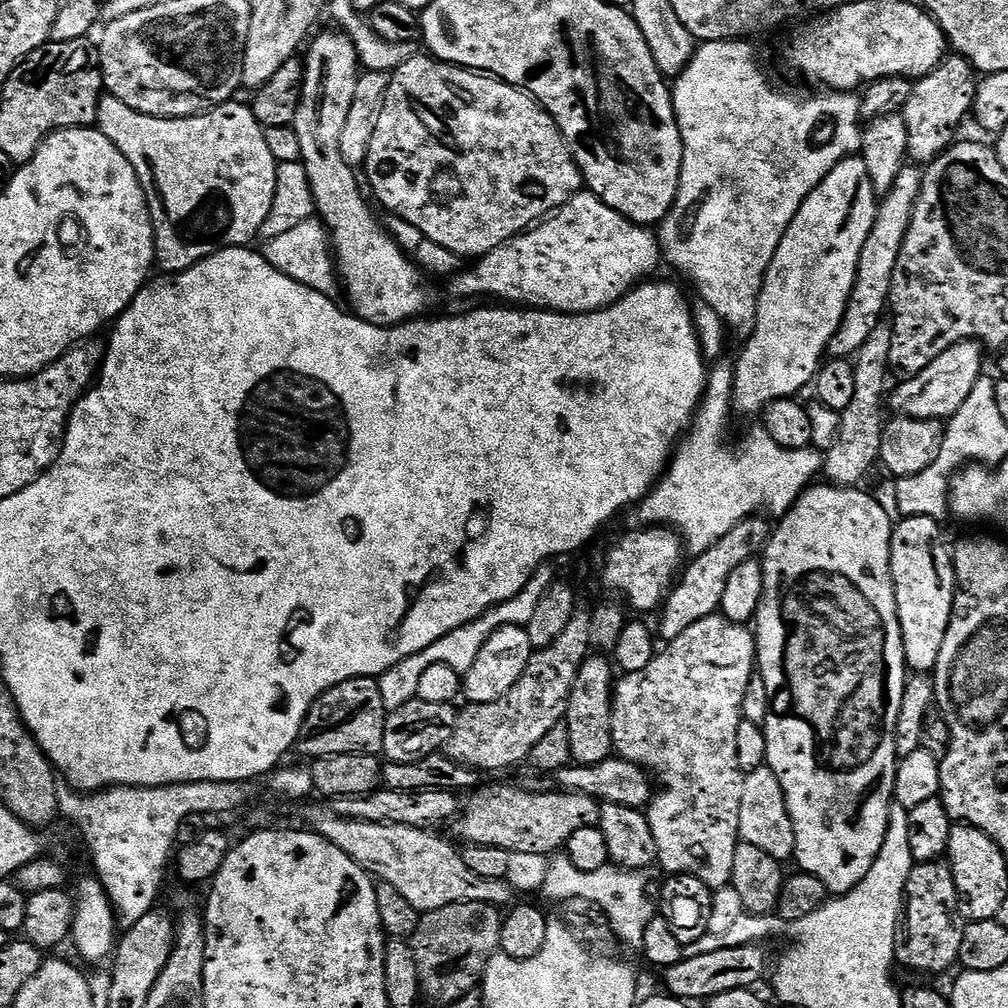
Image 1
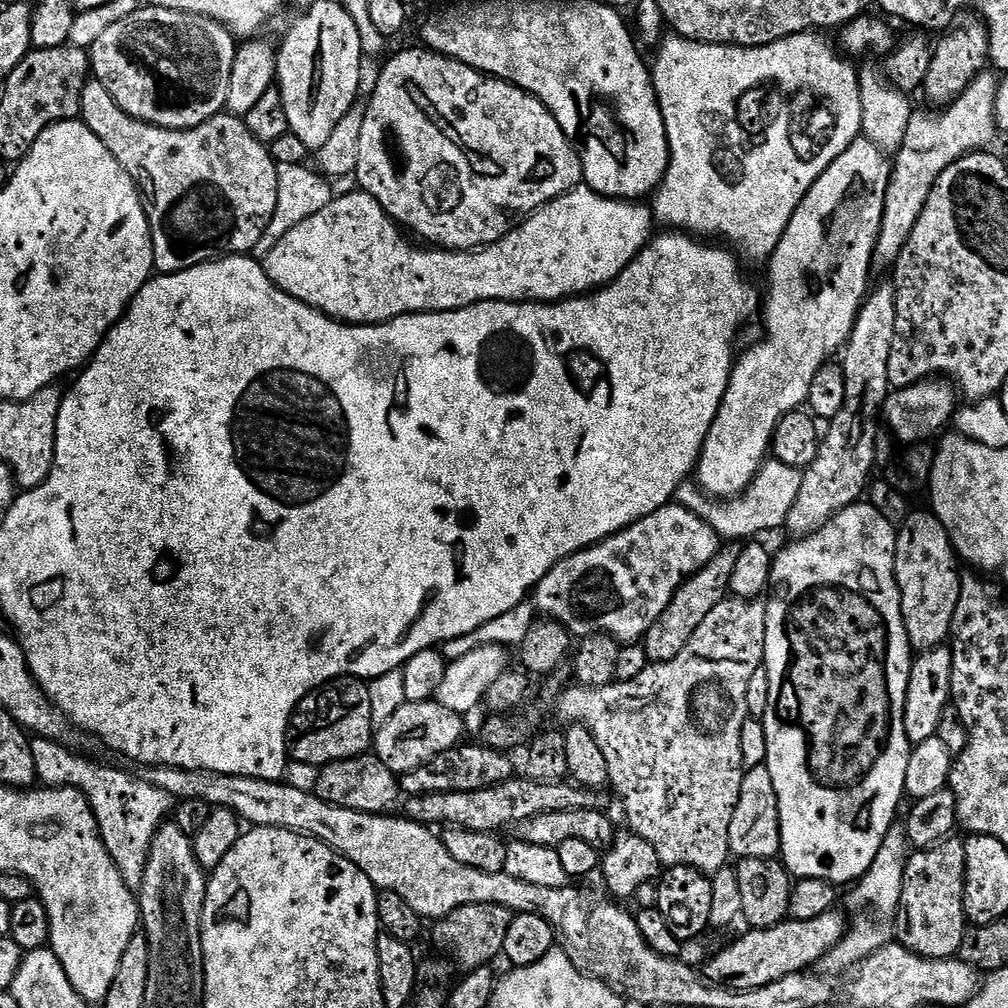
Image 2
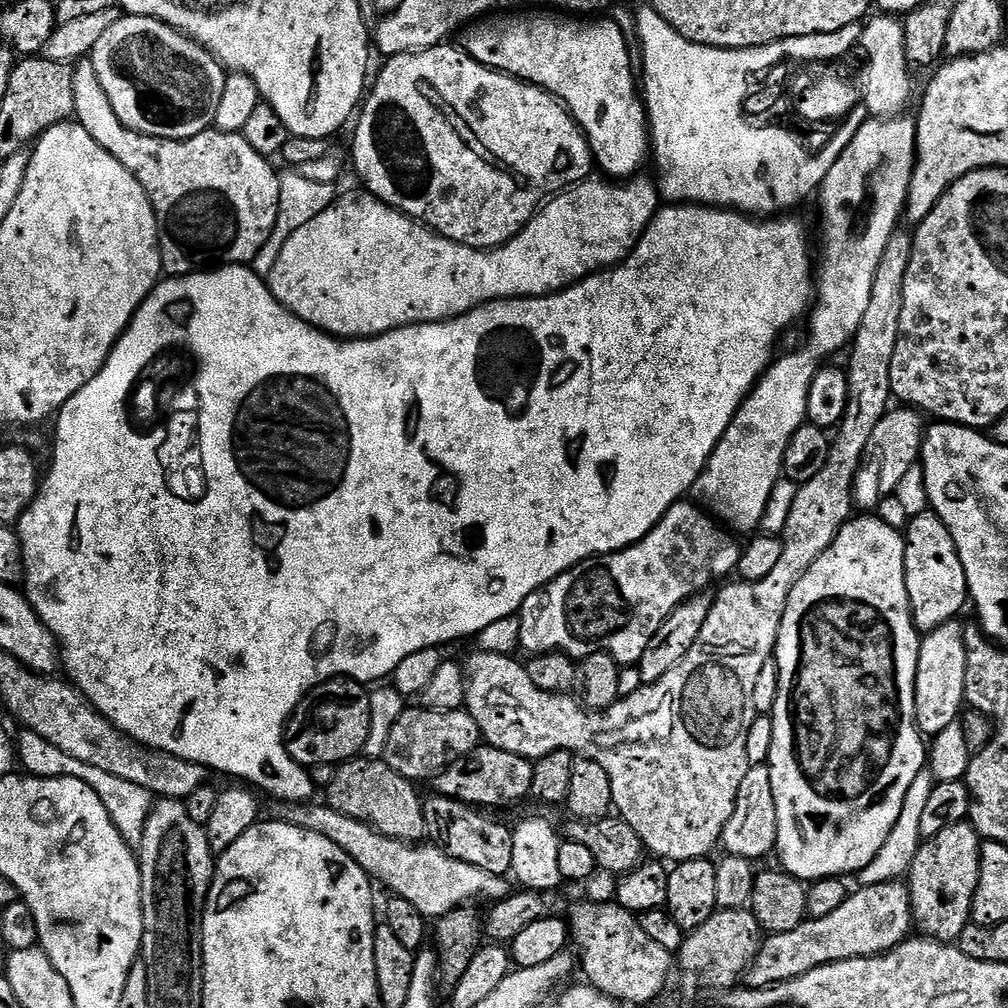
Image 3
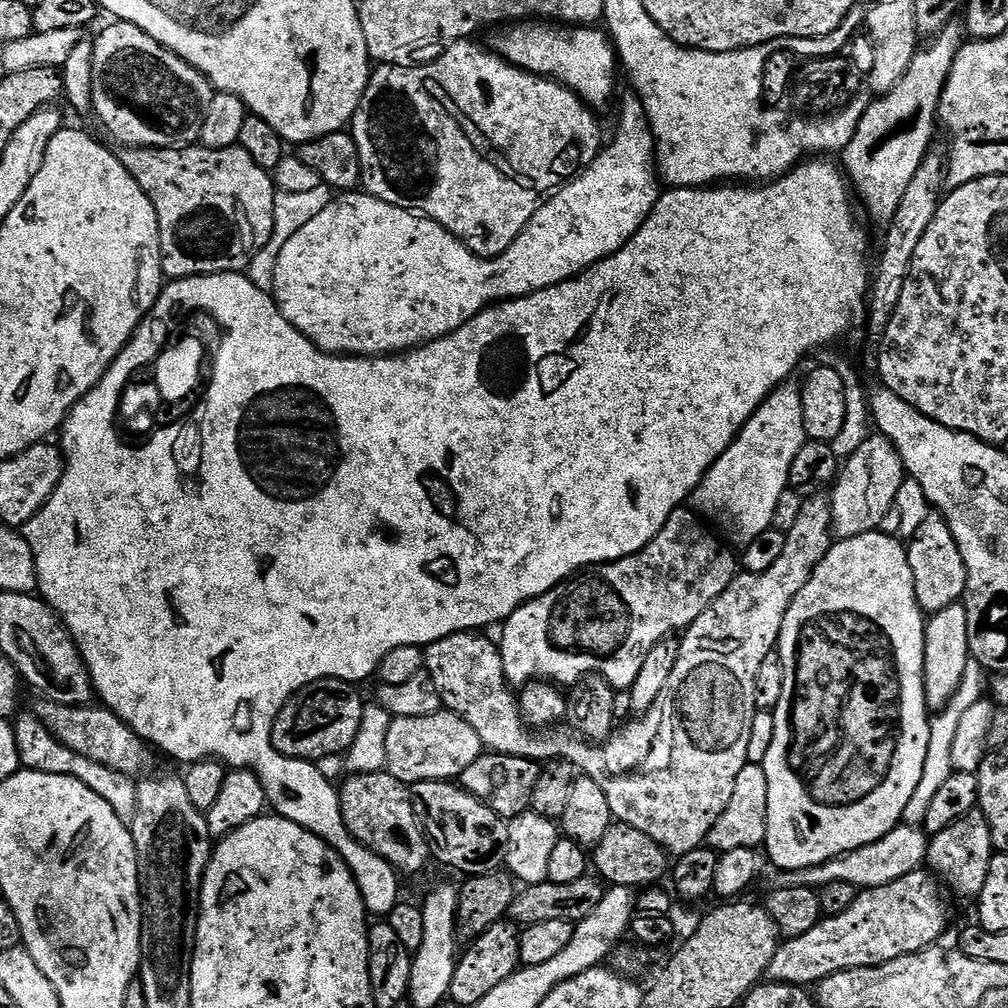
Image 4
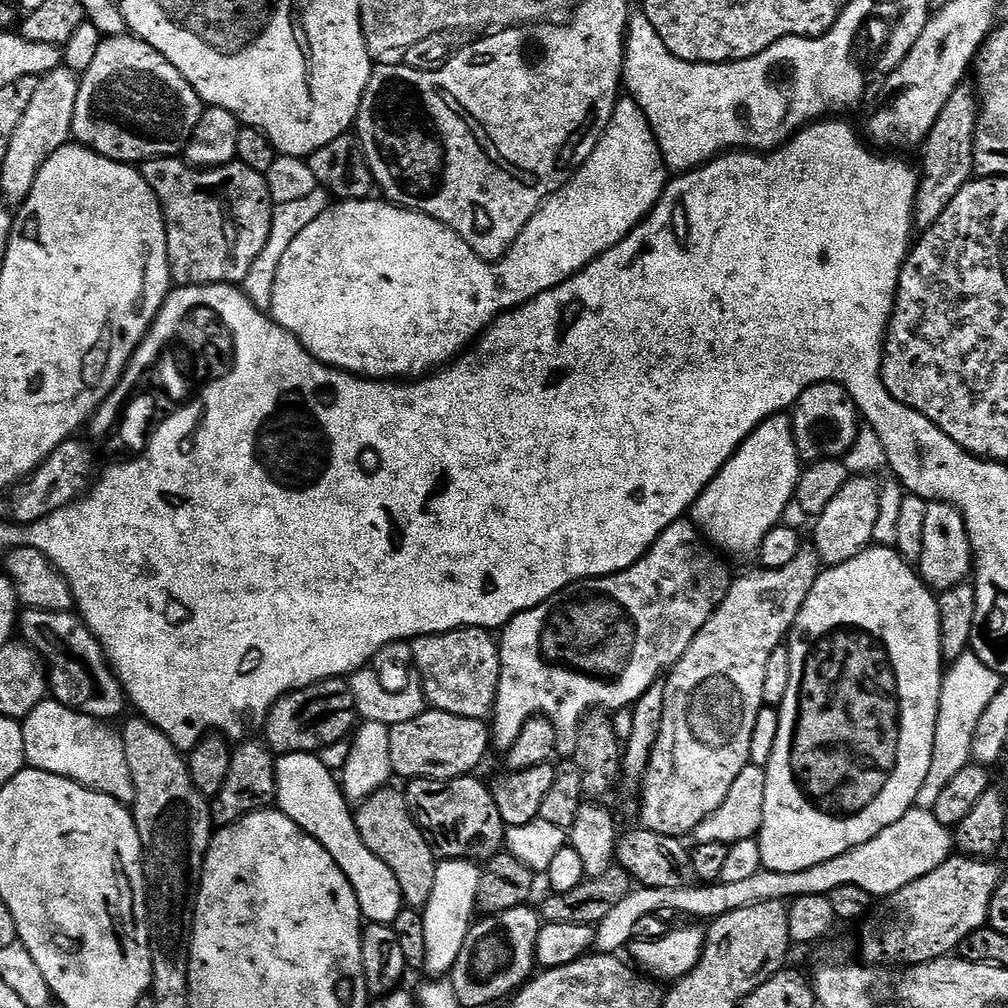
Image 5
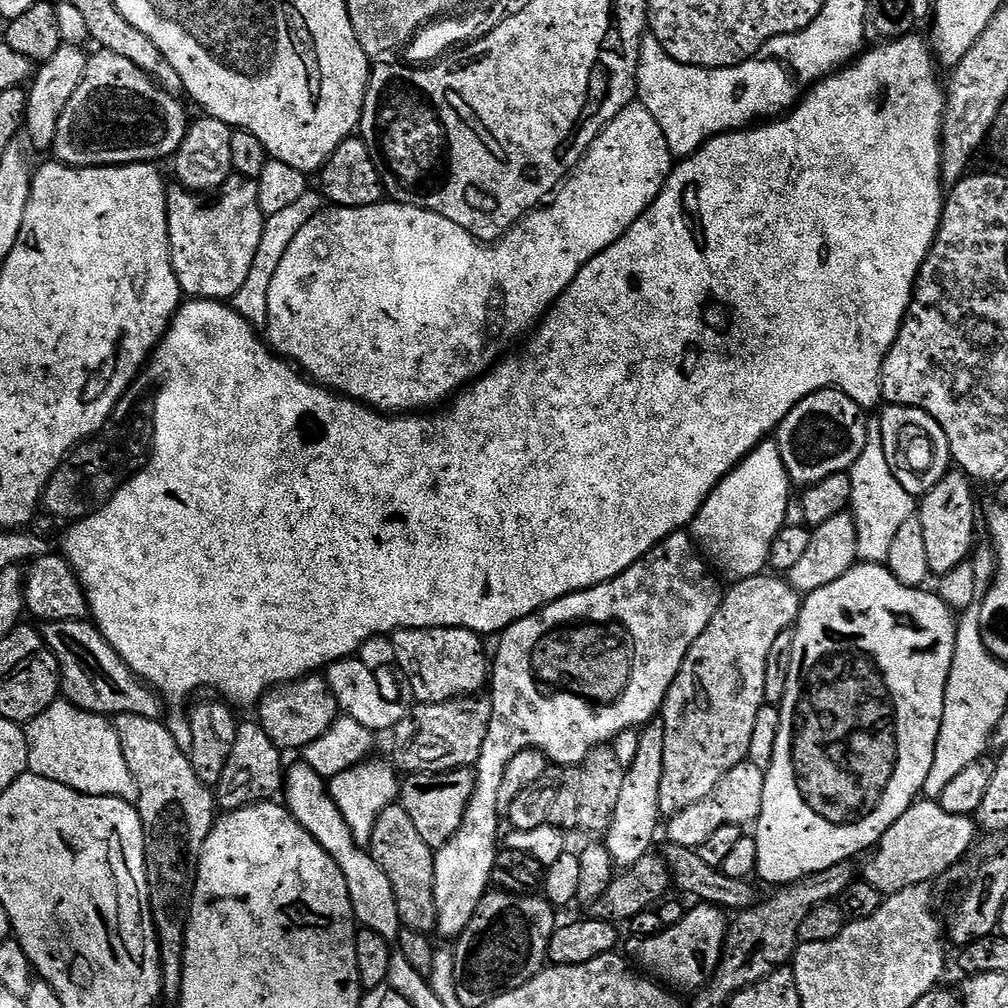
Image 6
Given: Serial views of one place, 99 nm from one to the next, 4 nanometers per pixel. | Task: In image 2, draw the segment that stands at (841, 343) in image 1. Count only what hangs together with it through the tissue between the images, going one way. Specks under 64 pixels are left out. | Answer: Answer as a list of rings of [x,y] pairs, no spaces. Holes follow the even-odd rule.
[[[986,70],[953,104],[941,107],[939,110],[928,110],[932,112],[913,111],[910,118],[910,126],[906,130],[906,138],[902,142],[899,152],[895,153],[894,165],[892,168],[892,178],[890,186],[886,192],[886,210],[882,220],[882,230],[880,231],[878,242],[872,255],[872,267],[877,273],[895,269],[898,258],[902,254],[902,246],[914,234],[914,222],[918,222],[918,214],[926,206],[926,198],[930,198],[930,190],[934,182],[954,162],[958,162],[964,156],[969,156],[971,152],[978,152],[989,147],[995,136],[998,136],[996,126],[996,88],[997,77],[991,76],[991,71]]]

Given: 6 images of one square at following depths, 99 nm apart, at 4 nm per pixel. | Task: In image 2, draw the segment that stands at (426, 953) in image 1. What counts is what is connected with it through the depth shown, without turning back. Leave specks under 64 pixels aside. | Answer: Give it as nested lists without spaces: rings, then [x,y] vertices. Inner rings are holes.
[[[474,902],[454,910],[431,925],[432,940],[445,957],[454,961],[457,969],[465,973],[475,968],[489,967],[495,956],[499,957],[506,946],[506,930],[510,930],[513,913],[506,906],[490,902]]]

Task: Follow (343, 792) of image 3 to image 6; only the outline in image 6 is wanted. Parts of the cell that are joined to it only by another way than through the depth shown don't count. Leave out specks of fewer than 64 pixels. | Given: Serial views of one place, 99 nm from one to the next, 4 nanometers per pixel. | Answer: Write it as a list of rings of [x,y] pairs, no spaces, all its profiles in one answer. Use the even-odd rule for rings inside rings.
[[[400,803],[386,806],[382,814],[378,814],[378,822],[374,822],[372,840],[366,845],[372,860],[378,862],[382,870],[386,870],[388,884],[394,886],[396,914],[404,928],[415,932],[432,934],[437,931],[438,910],[434,902],[434,866],[436,852],[426,846],[422,834],[418,834],[410,814]]]

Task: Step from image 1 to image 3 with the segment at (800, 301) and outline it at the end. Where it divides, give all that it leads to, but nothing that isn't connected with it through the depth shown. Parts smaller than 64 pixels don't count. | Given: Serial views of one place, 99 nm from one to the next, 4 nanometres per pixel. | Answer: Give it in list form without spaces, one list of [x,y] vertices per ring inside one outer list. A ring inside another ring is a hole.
[[[901,114],[887,118],[869,118],[854,134],[854,138],[842,150],[842,154],[830,166],[823,184],[818,189],[820,196],[820,240],[824,245],[818,248],[818,275],[814,280],[814,303],[808,320],[808,345],[801,352],[773,359],[759,382],[752,387],[744,404],[734,414],[726,434],[718,442],[714,454],[706,462],[702,474],[694,482],[691,499],[707,510],[717,521],[723,522],[733,533],[752,534],[764,523],[766,506],[772,491],[782,479],[786,446],[790,438],[807,421],[806,402],[810,398],[810,382],[814,374],[825,363],[827,356],[839,348],[847,349],[852,343],[858,326],[870,303],[870,289],[874,287],[874,274],[878,262],[886,251],[890,234],[898,231],[896,224],[906,212],[910,178],[916,165],[916,122],[911,115]]]

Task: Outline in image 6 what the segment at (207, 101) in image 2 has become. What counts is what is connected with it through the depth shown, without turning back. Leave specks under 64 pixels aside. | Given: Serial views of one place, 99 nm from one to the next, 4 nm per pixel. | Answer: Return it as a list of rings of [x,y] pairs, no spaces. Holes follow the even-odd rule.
[[[93,51],[86,74],[78,90],[74,90],[74,98],[62,110],[56,131],[55,159],[70,168],[111,168],[175,157],[190,123],[190,115],[176,99],[130,62],[130,58]]]

